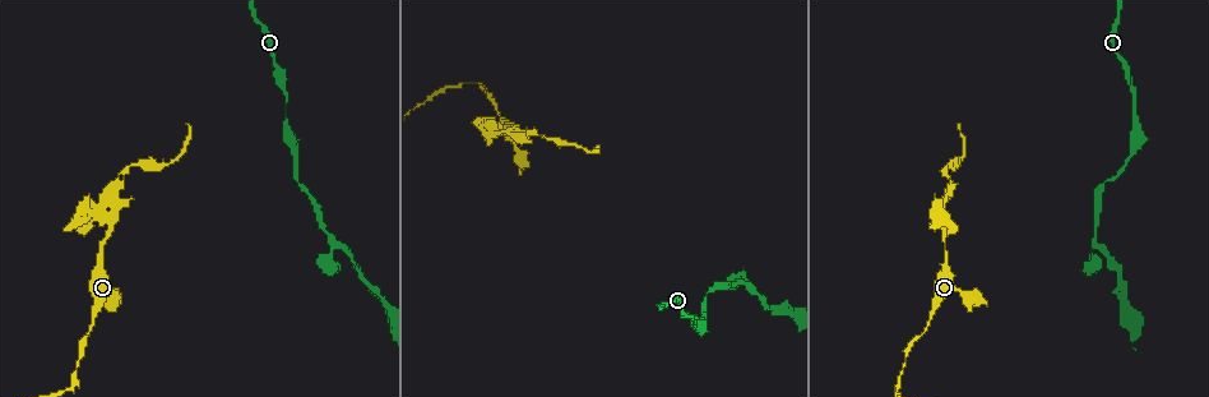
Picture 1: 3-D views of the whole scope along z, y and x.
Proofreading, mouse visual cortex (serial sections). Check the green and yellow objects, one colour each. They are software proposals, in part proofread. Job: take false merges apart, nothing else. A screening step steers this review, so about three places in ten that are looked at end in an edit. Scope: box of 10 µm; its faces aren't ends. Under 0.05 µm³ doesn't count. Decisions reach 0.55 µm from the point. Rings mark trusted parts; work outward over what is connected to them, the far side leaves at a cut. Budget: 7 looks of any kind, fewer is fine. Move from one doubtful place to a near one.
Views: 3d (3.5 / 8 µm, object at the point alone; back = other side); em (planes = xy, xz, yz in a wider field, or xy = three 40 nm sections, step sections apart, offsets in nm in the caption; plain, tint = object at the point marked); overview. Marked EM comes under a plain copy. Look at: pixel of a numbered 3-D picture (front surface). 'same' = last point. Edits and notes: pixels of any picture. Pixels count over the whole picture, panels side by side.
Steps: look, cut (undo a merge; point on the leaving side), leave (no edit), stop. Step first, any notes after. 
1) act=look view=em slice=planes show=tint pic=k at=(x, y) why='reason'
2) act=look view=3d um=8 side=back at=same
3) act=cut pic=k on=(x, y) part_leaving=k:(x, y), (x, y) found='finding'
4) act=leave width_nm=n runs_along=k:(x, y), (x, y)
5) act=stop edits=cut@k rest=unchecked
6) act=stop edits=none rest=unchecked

act=look view=3d um=3.5 pic=1 at=(944, 231) why='calibre changes'

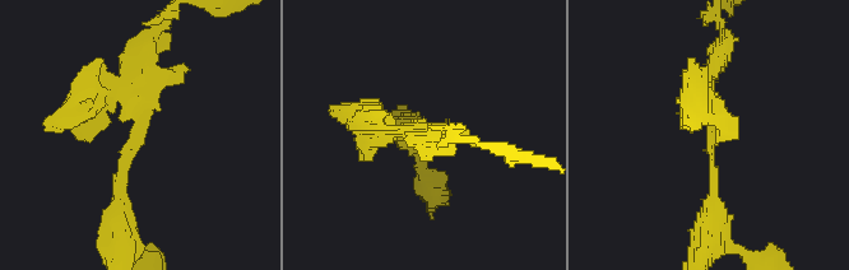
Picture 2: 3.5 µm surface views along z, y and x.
act=look view=em slice=planes show=tint pic=2 at=(140, 127) arms=3 arm_widths_nm=150,150,200 why='need the tissue'

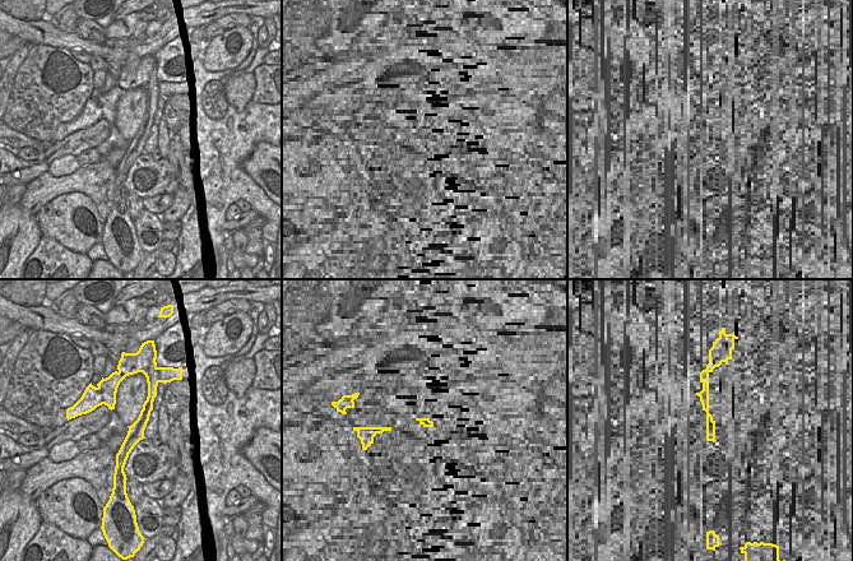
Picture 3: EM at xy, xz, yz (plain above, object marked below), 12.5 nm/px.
act=cut pic=2 on=(692, 99) part_leaving=2:(110, 94), (46, 126) found='a second cell is stuck on'

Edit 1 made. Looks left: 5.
act=look view=overview

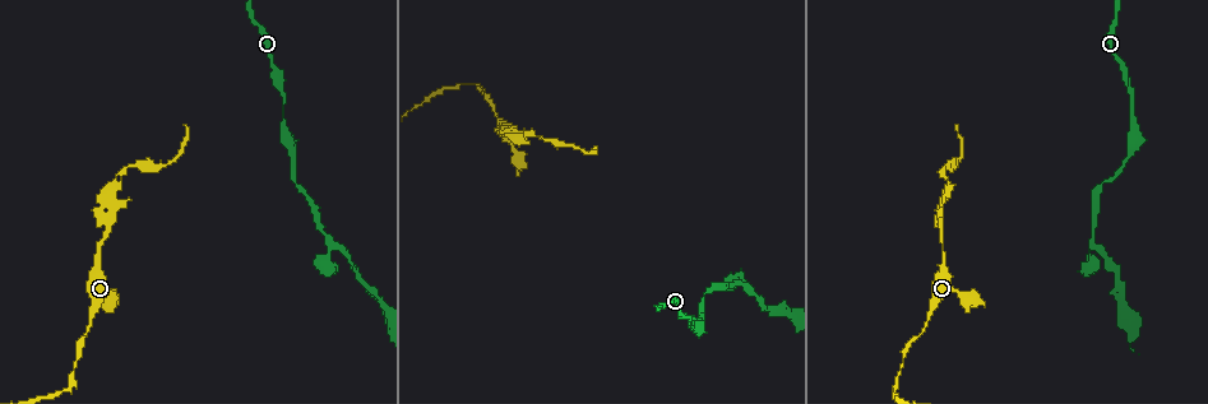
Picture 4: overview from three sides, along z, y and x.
act=look view=3d um=3.5 pic=4 at=(925, 323) why='sudden change in width'

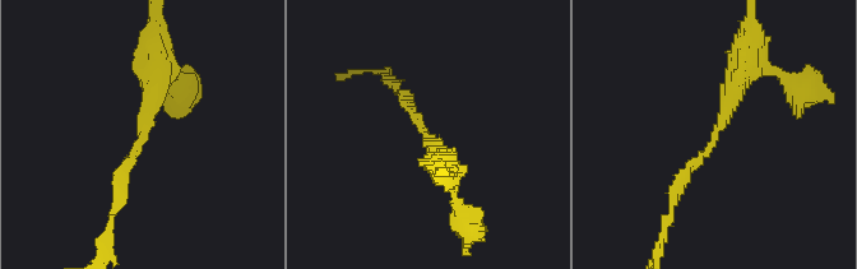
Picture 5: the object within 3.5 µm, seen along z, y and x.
act=look view=em slice=xy step=2 show=tint pic=5 at=(718, 137) arm_widths_nm=150,300

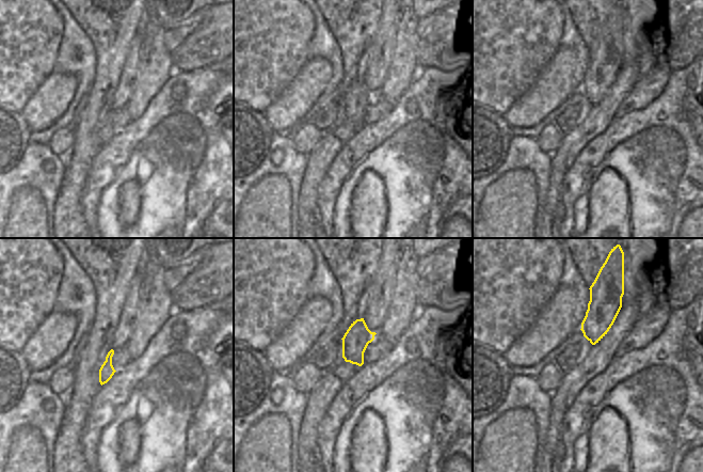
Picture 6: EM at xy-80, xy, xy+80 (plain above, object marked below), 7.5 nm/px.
act=leave runs_along=5:(747, 65), (672, 205) found='one cell here'

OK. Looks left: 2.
act=look view=3d um=3.5 pic=4 at=(739, 284) why='thin neck'

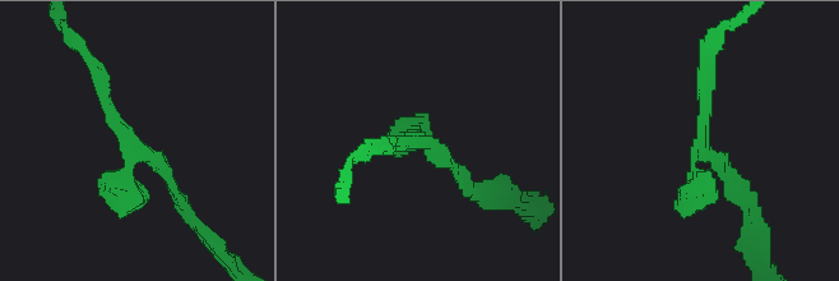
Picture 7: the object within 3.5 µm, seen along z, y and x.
act=look view=em slice=xy step=3 show=tint pic=7 at=(136, 148) why='shape alone is not enough'

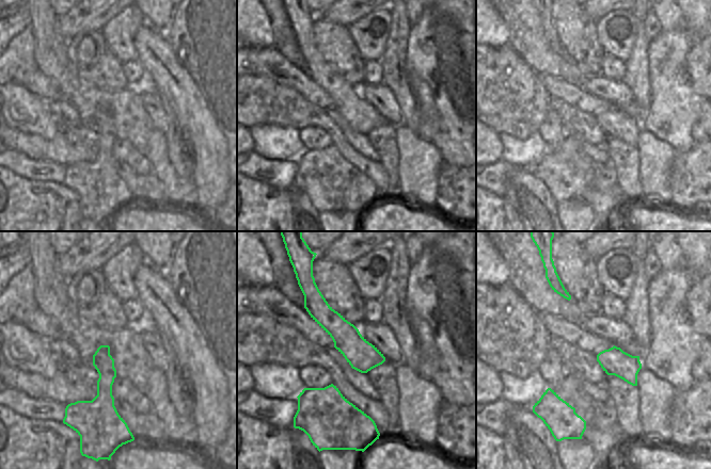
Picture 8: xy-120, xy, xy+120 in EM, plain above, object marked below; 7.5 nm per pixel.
act=leave found='all the same cell'

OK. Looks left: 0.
act=stop edits=cut@2 rest=unchecked

